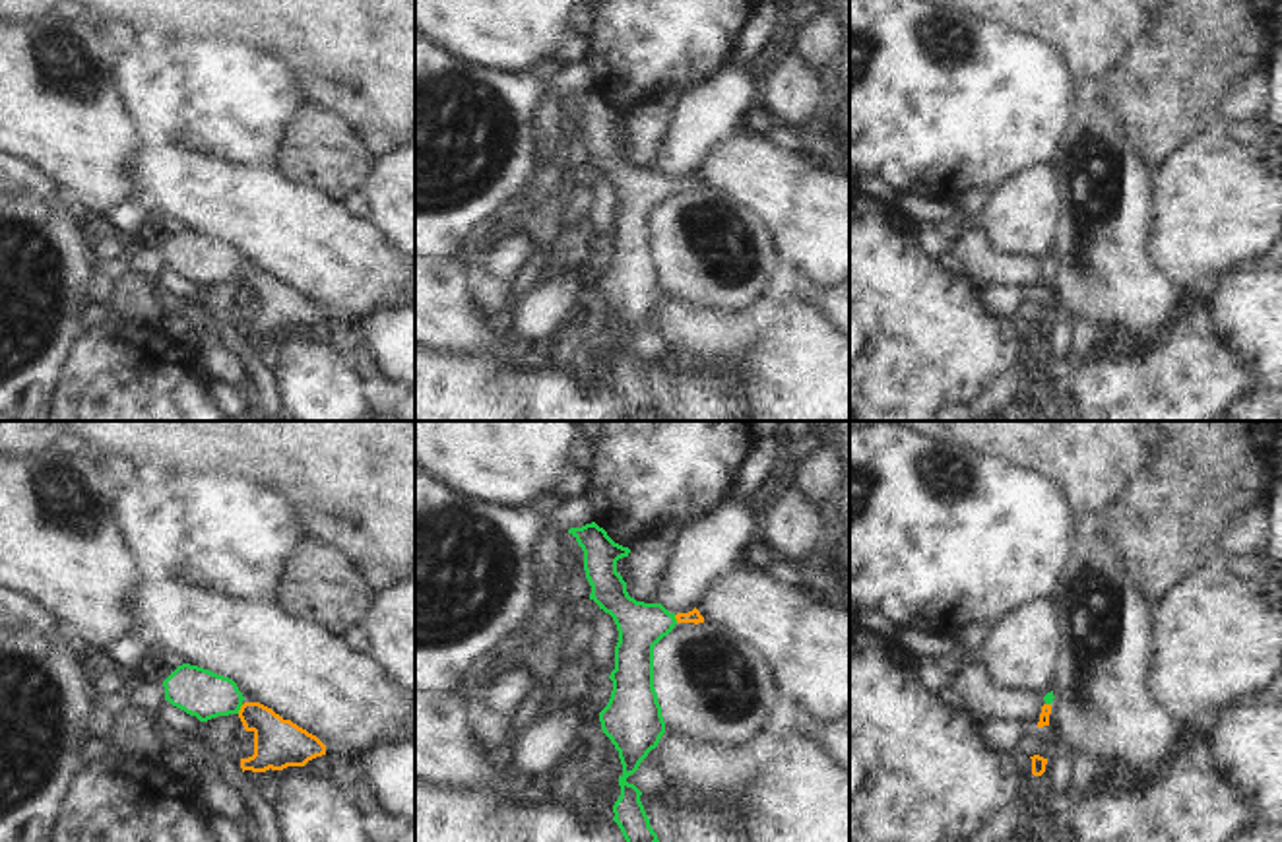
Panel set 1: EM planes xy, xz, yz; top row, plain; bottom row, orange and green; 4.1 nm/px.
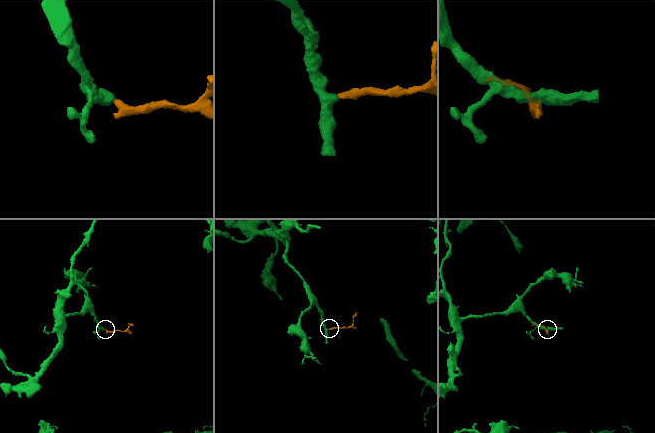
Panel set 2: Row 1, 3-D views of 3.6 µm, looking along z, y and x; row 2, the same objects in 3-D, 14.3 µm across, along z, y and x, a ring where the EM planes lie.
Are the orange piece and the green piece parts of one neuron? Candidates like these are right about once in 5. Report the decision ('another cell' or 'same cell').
same cell

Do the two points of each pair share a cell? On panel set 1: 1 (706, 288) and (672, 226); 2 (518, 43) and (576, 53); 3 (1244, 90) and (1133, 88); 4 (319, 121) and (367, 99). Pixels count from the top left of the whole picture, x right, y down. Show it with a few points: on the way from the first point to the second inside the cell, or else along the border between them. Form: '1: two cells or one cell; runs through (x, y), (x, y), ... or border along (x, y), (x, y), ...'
1: one cell; runs through (701, 272), (683, 241)
2: one cell; runs through (532, 41), (563, 41)
3: two cells; border along (1261, 66), (1244, 72), (1228, 88), (1222, 119)
4: two cells; border along (311, 101), (336, 111), (369, 146)

